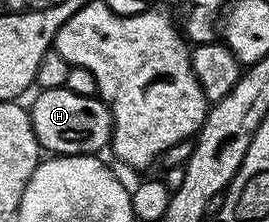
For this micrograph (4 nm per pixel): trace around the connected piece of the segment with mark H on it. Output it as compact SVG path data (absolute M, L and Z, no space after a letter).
M66 87L40 89L34 95L35 102L29 105L29 112L40 150L60 157L86 157L110 146L111 109L98 96L77 95Z

